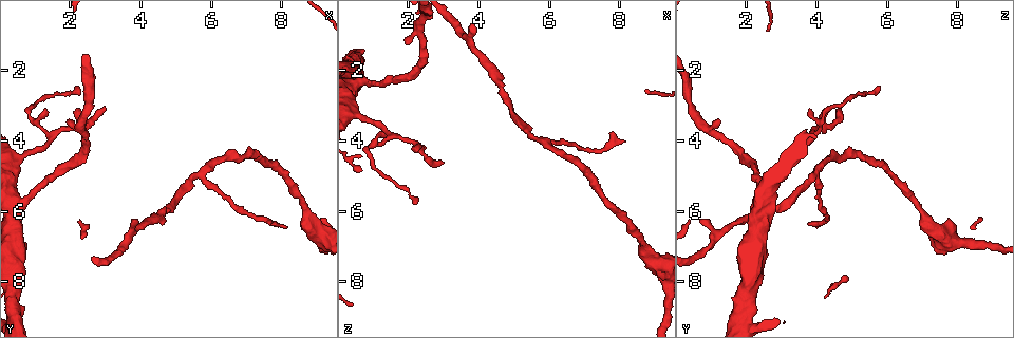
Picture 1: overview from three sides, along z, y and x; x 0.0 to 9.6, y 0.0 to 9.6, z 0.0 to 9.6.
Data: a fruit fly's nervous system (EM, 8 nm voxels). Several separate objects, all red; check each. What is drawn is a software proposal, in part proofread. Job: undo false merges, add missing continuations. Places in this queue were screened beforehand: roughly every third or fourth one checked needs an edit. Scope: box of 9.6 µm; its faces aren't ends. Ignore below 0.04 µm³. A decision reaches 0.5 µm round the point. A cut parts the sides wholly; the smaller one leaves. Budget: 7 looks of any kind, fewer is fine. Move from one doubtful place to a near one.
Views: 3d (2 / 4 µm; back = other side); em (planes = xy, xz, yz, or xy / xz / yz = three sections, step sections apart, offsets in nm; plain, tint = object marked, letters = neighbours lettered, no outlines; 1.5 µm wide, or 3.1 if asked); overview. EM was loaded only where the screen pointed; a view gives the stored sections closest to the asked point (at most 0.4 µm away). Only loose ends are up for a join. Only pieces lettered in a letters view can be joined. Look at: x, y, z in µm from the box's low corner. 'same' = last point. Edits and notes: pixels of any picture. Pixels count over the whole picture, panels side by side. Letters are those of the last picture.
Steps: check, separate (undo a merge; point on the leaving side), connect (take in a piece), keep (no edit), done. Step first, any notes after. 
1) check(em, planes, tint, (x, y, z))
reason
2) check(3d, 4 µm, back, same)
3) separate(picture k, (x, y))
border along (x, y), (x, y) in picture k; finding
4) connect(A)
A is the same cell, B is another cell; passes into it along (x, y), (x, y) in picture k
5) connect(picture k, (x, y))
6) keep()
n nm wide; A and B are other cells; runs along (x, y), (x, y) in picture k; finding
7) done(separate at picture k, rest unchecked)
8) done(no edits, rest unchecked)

check(3d, 2 µm, (3.75, 6.30, 0.65))
branch stops here

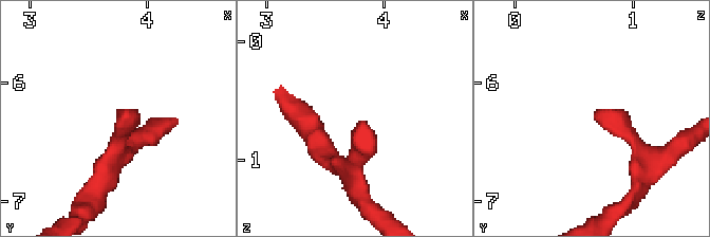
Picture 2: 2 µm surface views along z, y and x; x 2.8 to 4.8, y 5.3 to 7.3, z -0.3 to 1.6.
check(em, xz, step 8, letters, (3.76, 6.26, 0.70))

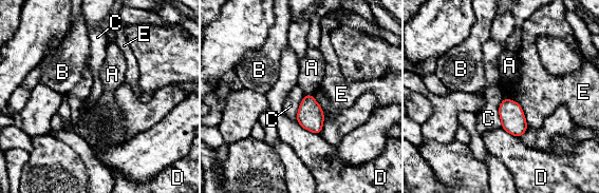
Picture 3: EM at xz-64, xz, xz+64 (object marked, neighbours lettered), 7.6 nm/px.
keep()
E touches over 300 nm; A, B, C, D and E are other cells; border along (504, 98), (499, 108), (500, 127) in picture 3; none of them fits

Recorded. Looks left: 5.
check(3d, 2 µm, (8.10, 6.40, 3.95))
free end

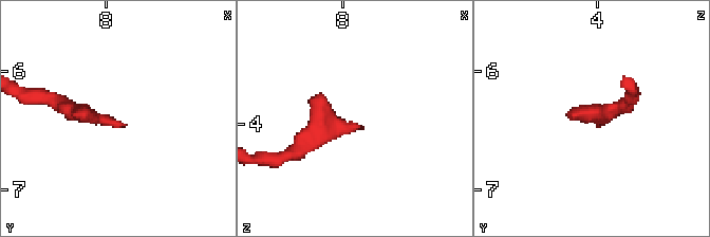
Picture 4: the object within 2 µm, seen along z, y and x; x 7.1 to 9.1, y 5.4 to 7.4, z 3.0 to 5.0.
check(em, yz, step 4, letters, (8.12, 6.48, 4.00))

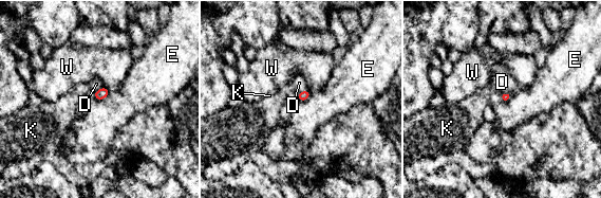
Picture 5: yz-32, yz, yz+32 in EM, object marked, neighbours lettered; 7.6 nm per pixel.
check(em, planes, letters, same)

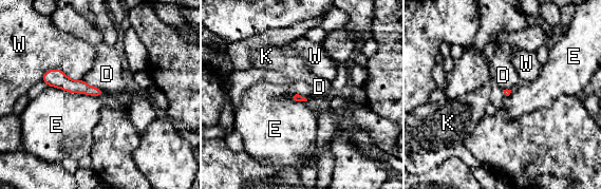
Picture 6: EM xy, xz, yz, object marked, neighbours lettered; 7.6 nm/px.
keep()
E touches over 400 nm; D, E, K and W are other cells; none of them fits

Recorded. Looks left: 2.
check(em, planes, tint, (8.70, 6.30, 7.05))
calibre changes

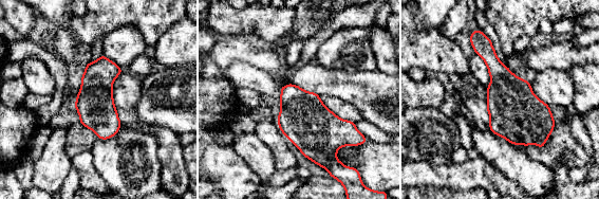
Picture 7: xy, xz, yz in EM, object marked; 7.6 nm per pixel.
check(em, planes, letters, same)

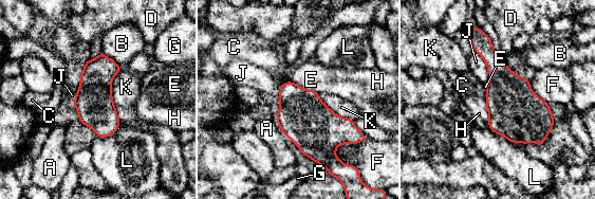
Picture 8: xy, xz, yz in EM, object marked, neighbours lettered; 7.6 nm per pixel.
keep()
280 nm wide; A, B, C, D, E, F, G, H, J, K and L are other cells; border along (299, 85), (318, 94) in picture 8; one cell here

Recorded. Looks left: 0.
done(no edits, rest unchecked)

